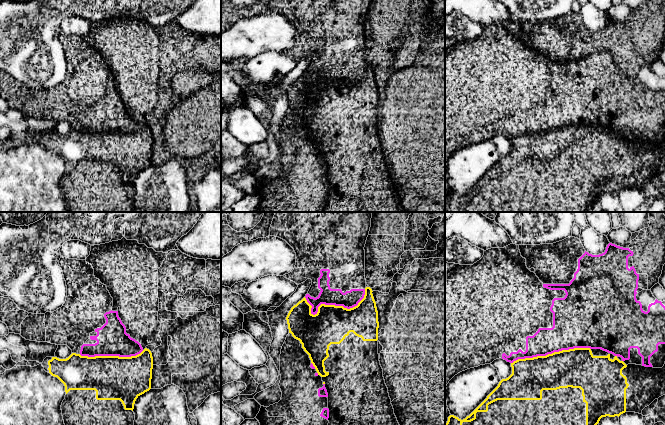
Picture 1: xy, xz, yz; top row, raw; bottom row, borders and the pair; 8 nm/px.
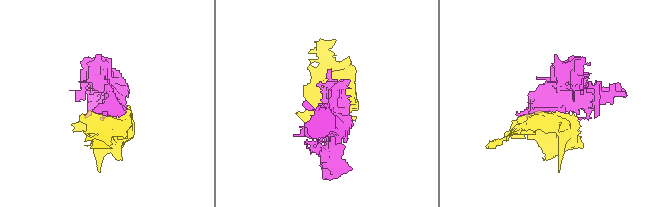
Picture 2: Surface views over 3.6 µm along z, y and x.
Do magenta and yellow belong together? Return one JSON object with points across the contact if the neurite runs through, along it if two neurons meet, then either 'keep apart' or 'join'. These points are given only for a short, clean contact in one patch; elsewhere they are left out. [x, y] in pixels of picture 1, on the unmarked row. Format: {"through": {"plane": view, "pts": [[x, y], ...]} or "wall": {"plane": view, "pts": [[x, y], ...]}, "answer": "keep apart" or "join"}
{"answer": "keep apart"}

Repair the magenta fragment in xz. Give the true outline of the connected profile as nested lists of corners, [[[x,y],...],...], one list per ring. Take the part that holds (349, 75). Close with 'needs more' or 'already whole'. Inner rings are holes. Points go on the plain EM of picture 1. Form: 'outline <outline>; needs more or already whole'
outline [[[271,0],[270,11],[285,16],[296,29],[292,48],[283,51],[297,61],[312,56],[306,70],[312,82],[311,90],[318,88],[321,80],[343,82],[350,85],[364,74],[365,20],[371,0]]]; needs more

